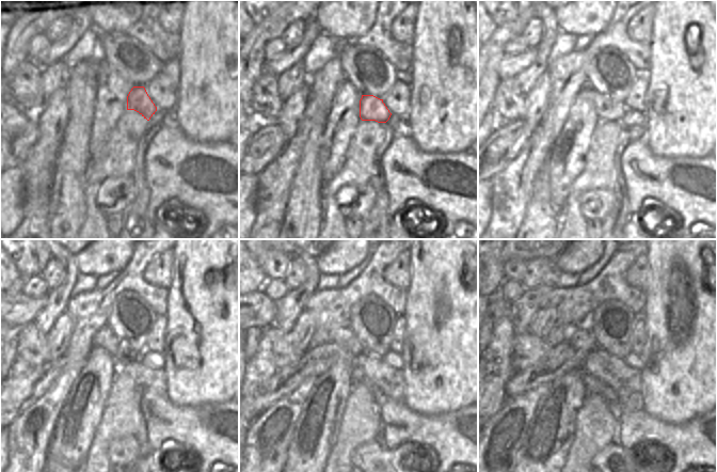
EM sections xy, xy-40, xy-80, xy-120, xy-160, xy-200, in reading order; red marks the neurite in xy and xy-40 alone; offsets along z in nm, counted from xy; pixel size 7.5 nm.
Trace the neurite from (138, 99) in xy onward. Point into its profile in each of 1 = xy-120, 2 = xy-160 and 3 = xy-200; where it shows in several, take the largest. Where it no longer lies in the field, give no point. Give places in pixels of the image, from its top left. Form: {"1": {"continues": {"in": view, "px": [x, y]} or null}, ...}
{"1": {"continues": {"in": "xy-120", "px": [105, 337]}}, "2": {"continues": {"in": "xy-160", "px": [344, 336]}}, "3": {"continues": {"in": "xy-200", "px": [559, 333]}}}

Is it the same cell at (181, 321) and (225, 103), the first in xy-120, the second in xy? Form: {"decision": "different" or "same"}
{"decision": "same"}

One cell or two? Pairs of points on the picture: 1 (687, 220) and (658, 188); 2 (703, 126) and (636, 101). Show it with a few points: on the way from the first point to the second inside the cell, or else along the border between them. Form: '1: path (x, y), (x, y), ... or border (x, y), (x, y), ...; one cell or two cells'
1: path (686, 211), (667, 192); one cell
2: border (648, 82), (643, 112); two cells

